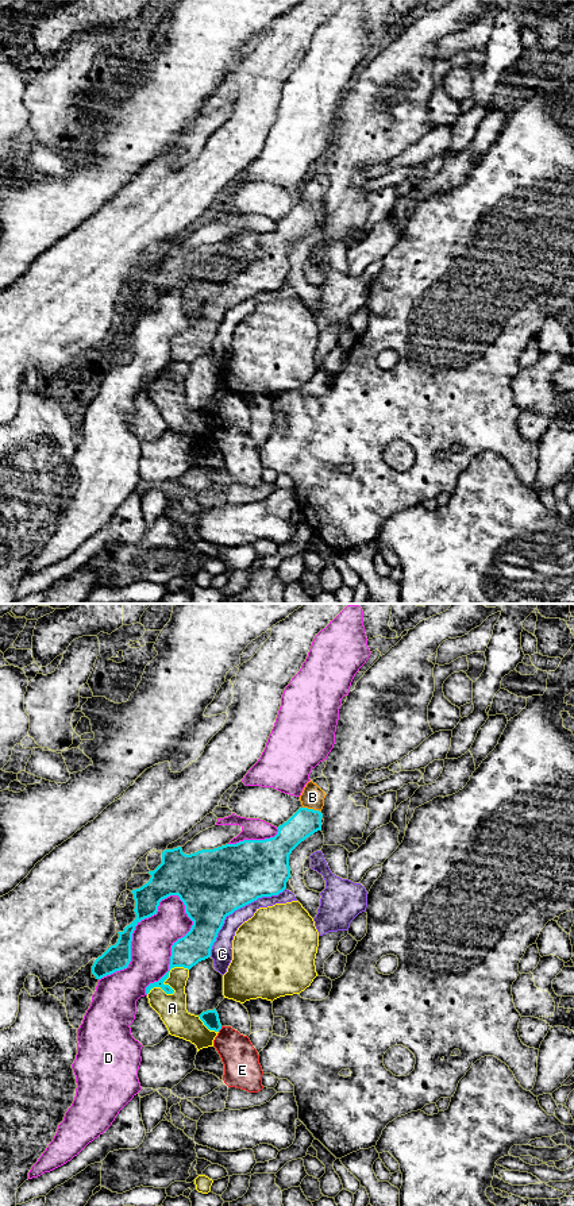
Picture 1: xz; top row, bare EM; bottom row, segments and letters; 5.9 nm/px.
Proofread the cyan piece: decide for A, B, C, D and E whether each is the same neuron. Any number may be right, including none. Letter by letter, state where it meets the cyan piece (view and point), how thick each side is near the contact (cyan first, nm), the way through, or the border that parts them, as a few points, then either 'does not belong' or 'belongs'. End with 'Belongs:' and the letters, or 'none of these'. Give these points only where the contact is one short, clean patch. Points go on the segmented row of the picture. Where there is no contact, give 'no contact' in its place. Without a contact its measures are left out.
A: contact xz (168, 985); calibres 180 and 180 nm; does not belong
B: contact xz (312, 809); calibres 160 and 140 nm; way xz (304, 823), (312, 809), (312, 797); belongs
C: contact xz (237, 909); calibres 420 and 110 nm; does not belong
D: contact xz (131, 937); calibres 150 and 240 nm; does not belong
E: contact xz (219, 1029); calibres 100 and 220 nm; does not belong
Belongs: B

